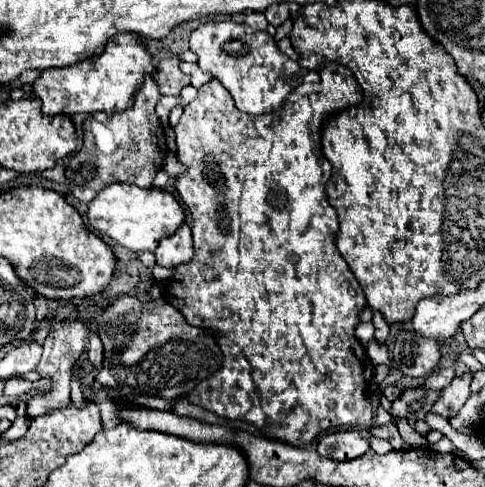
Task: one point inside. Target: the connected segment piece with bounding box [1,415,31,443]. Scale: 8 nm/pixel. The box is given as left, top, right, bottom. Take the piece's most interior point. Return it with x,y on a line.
20,425

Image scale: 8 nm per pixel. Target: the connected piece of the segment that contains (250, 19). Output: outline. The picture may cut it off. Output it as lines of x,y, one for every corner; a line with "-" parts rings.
248,13
244,23
246,23
246,25
250,25
250,27
254,27
254,29
262,29
262,31
268,27
264,13

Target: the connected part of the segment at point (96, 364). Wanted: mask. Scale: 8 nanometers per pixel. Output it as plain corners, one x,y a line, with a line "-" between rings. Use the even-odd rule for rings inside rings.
92,333
92,335
90,335
88,347
86,347
86,355
88,355
88,361
92,363
92,367
94,367
94,369
100,369
100,367
102,367
104,347
102,347
102,341
100,341
98,333

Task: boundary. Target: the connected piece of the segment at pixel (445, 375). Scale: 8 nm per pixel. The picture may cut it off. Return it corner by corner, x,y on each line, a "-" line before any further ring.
448,367
448,369
436,369
432,375
428,375
428,379
424,381
426,387
430,389
444,389
450,385
450,381
456,377
456,369

